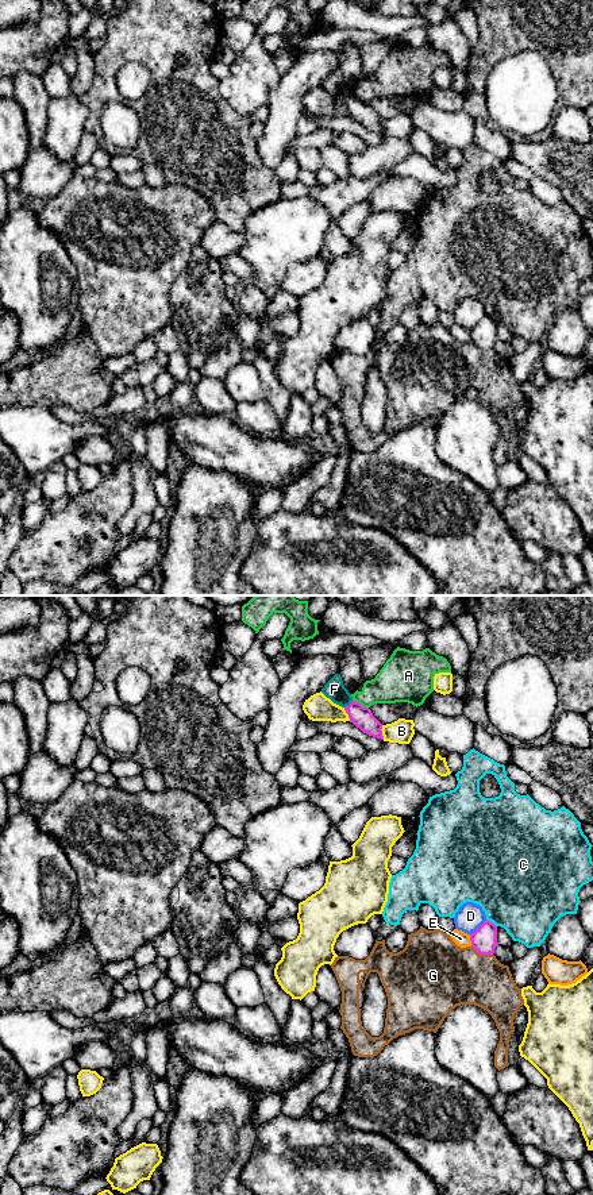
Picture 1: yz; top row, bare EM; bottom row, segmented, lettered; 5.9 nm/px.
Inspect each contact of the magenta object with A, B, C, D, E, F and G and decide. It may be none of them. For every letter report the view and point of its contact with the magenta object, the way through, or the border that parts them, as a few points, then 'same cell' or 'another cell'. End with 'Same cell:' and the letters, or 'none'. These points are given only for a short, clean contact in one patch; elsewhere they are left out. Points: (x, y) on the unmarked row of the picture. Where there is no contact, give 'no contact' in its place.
A: meets magenta in yz at (359, 99); another cell
B: meets magenta in yz at (381, 127); another cell
C: meets magenta in yz at (492, 317); another cell
D: meets magenta in yz at (480, 322); another cell
E: meets magenta in yz at (470, 335); another cell
F: meets magenta in yz at (350, 99); runs through yz (362, 112), (350, 99), (334, 84); same cell
G: meets magenta in yz at (482, 349); another cell
Same cell: F

